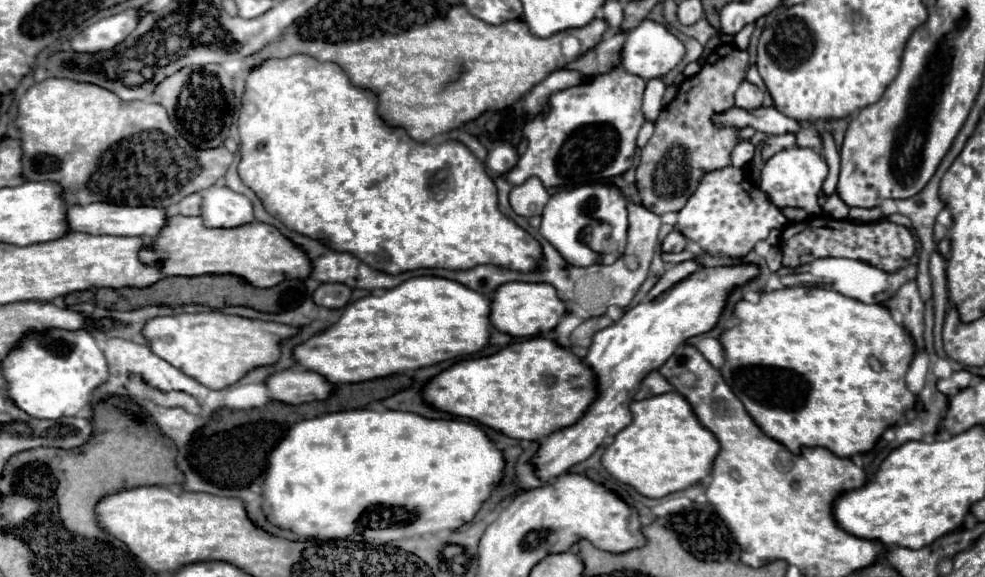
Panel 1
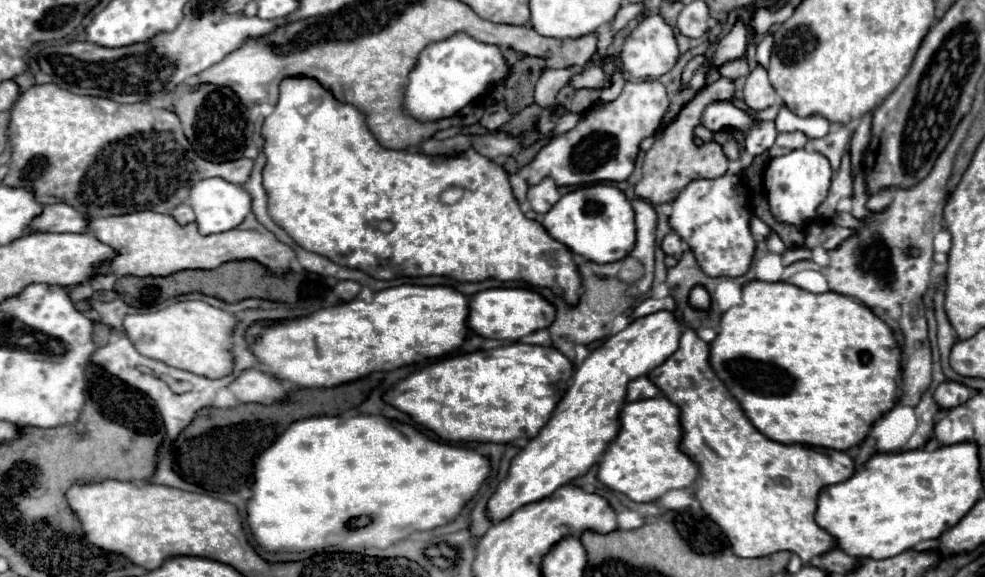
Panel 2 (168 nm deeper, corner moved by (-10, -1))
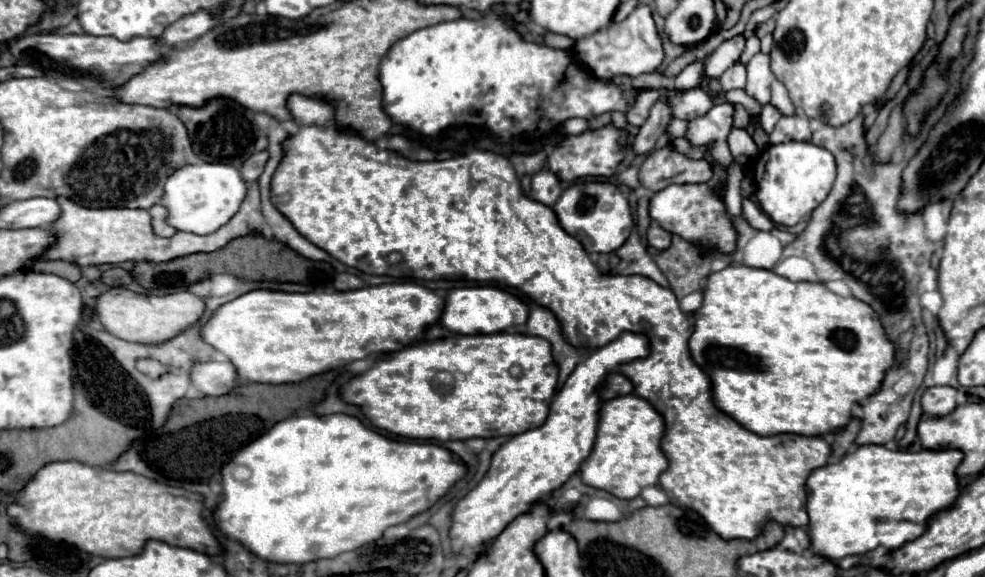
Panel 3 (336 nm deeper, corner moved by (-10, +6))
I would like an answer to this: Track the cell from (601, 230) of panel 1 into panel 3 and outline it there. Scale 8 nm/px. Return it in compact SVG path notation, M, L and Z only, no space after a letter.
M582 181L564 189L560 201L554 205L560 225L566 233L576 237L588 253L616 251L630 235L634 221L626 195L612 183Z

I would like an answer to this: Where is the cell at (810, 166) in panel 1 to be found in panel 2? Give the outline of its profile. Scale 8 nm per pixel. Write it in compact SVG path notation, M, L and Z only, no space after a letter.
M792 150L786 156L772 158L772 162L766 168L764 186L768 194L768 204L776 220L788 222L794 226L804 226L816 218L816 208L826 200L832 180L832 168L828 164L828 158L820 152L808 152L808 150Z

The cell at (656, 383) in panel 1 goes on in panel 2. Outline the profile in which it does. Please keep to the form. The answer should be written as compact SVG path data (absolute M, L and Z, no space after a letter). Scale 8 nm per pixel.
M642 376L628 386L628 402L642 398L656 398L656 396L660 396L660 388L648 376Z

